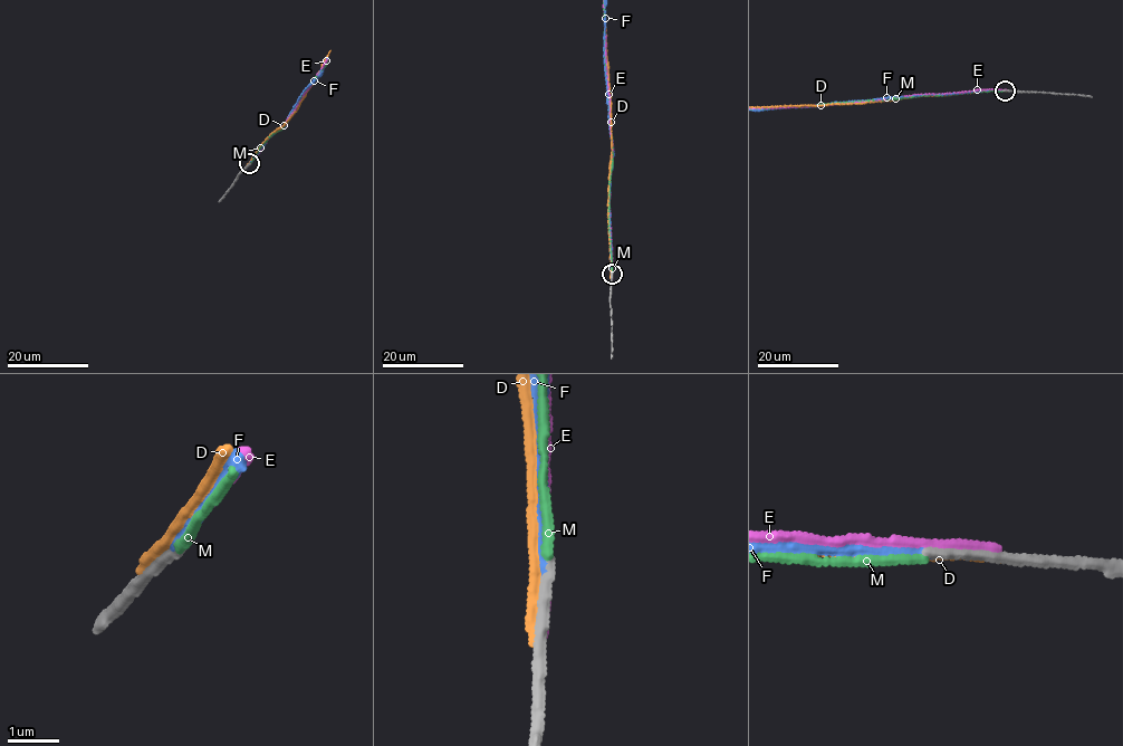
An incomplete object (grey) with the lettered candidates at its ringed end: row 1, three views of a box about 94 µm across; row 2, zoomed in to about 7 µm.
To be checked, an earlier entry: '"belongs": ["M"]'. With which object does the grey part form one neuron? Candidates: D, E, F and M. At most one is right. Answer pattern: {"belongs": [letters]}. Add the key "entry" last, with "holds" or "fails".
{"belongs": ["F"], "entry": "fails"}

